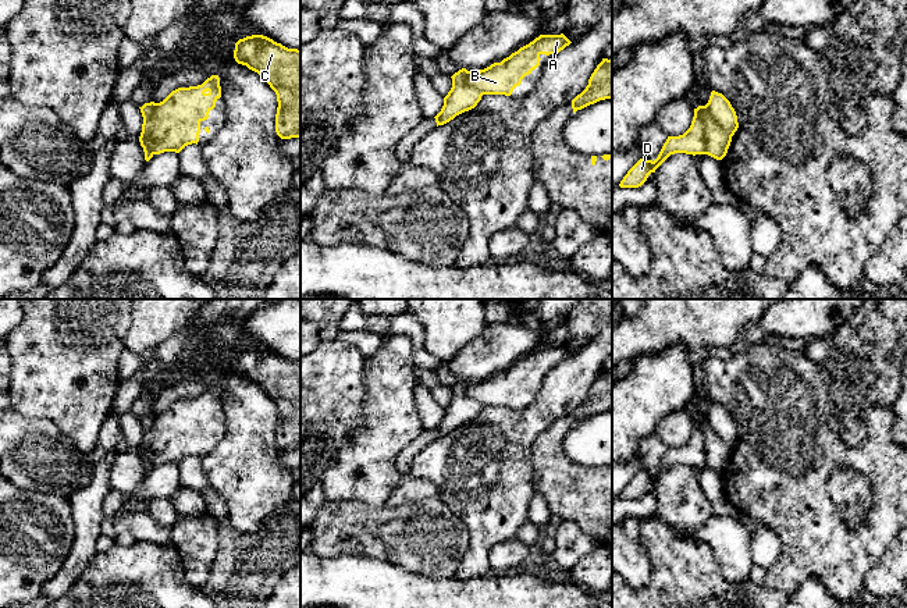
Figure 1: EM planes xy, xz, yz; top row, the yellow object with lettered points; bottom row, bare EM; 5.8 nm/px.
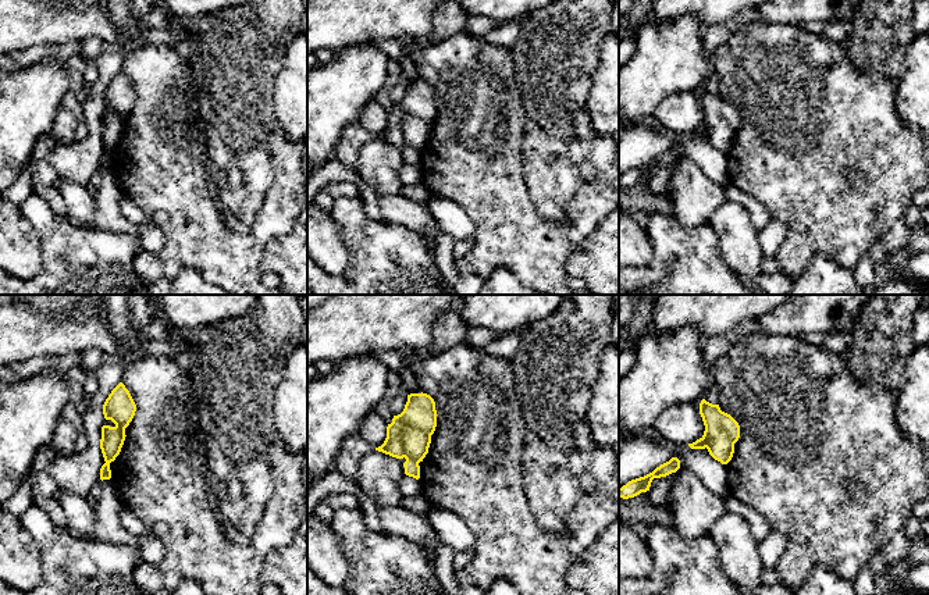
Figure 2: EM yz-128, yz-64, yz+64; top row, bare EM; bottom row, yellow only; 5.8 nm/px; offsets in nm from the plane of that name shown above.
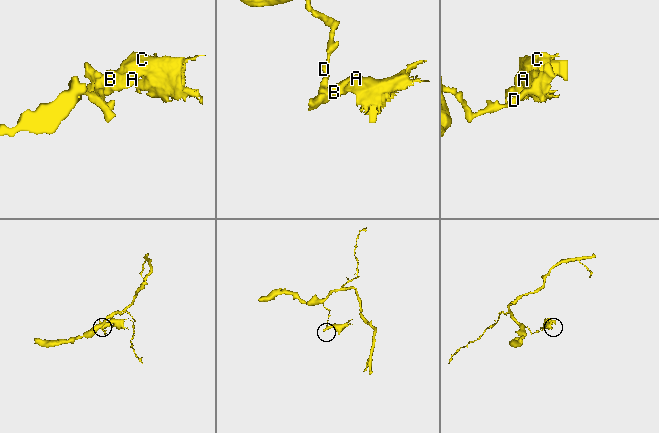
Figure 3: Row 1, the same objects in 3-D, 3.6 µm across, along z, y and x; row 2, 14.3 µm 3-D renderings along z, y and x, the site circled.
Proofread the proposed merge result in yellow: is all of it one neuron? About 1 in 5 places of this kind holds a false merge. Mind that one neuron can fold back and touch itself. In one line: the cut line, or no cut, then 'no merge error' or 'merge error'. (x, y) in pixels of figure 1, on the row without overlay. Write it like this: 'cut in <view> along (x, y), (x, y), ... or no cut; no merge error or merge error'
cut in yz along (700, 418), (705, 465); merge error

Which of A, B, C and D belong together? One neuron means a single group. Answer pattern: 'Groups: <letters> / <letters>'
Groups: A B C / D

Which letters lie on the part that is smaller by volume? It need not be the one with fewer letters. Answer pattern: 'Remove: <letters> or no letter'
Remove: A, B, C

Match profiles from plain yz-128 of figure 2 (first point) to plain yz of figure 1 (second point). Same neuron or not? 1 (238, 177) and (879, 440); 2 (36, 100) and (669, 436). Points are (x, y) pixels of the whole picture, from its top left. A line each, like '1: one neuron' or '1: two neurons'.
1: two neurons
2: two neurons

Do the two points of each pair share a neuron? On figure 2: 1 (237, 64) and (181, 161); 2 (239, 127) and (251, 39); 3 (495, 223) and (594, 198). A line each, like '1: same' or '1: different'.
1: different
2: same
3: same

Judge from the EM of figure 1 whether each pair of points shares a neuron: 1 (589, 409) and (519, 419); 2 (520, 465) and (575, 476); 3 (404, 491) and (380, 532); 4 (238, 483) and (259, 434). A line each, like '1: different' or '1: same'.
1: different
2: different
3: different
4: same

